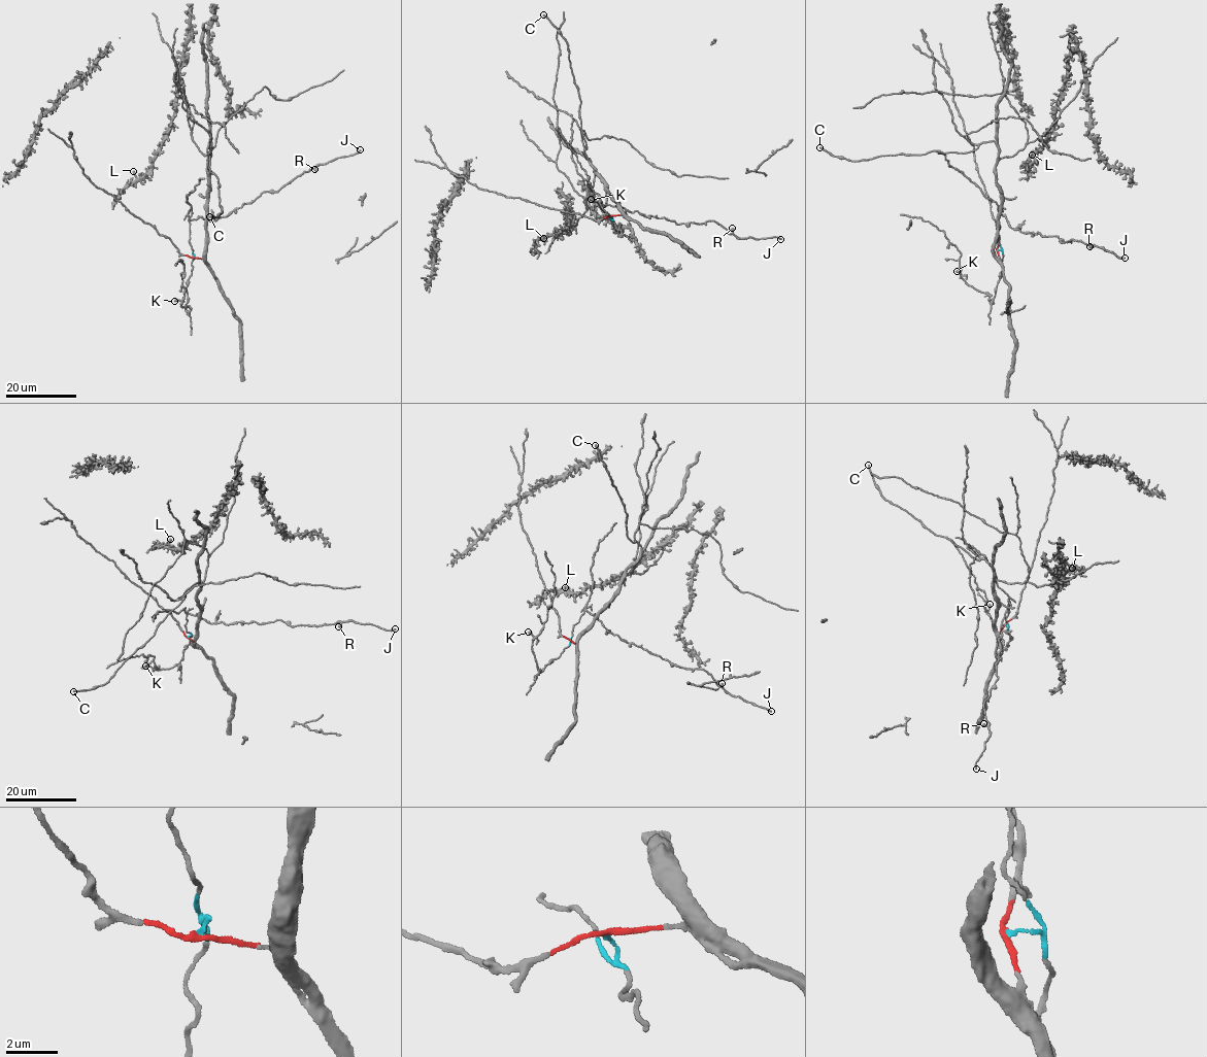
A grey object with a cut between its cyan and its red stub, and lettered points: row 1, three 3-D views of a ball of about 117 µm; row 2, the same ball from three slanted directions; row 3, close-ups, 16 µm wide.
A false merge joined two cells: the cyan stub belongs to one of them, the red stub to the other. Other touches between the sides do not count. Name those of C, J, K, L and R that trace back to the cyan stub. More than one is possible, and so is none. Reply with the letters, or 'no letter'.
J, K, R

